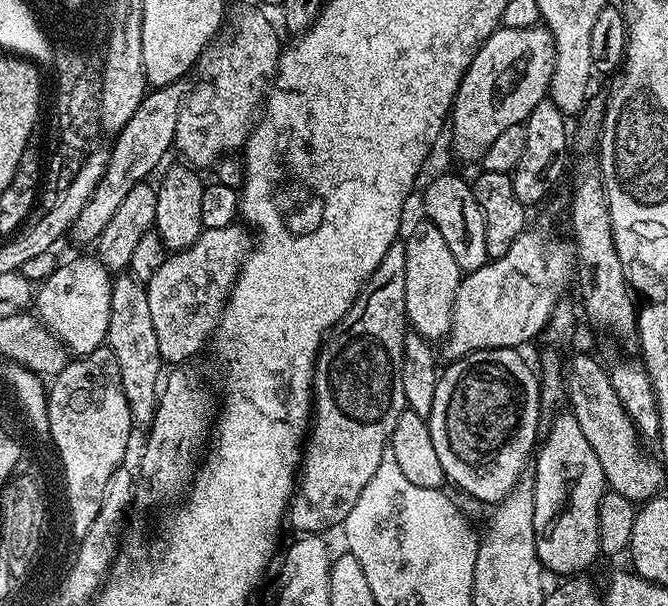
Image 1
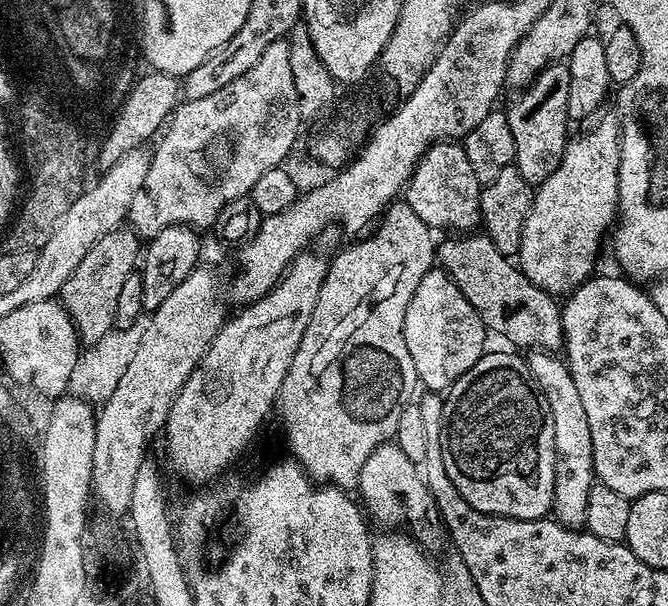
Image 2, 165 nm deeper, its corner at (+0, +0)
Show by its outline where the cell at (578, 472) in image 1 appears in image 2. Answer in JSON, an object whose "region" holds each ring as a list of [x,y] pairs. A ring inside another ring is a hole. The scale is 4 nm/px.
{"region":[[[532,350],[526,356],[532,382],[540,389],[543,403],[554,418],[554,498],[552,512],[555,519],[567,528],[580,528],[586,518],[586,498],[597,483],[594,470],[594,442],[590,442],[590,425],[586,422],[586,409],[578,395],[578,386],[570,374],[567,363],[551,352]]]}

